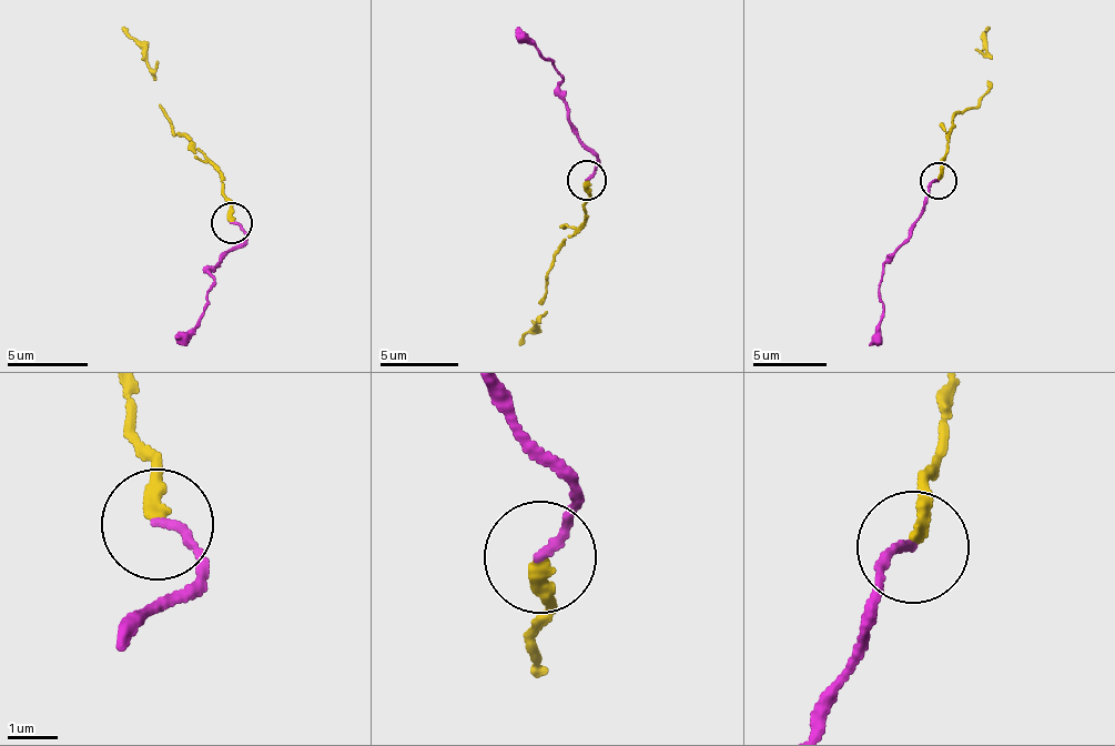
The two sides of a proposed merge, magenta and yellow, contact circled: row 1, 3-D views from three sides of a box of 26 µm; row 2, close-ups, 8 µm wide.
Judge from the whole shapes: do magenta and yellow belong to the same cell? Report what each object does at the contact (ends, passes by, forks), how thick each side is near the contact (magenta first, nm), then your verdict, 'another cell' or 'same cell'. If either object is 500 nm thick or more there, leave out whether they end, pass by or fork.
magenta ends there; yellow ends there; 160 nm thick on the magenta side, 240 nm on the other; same cell

